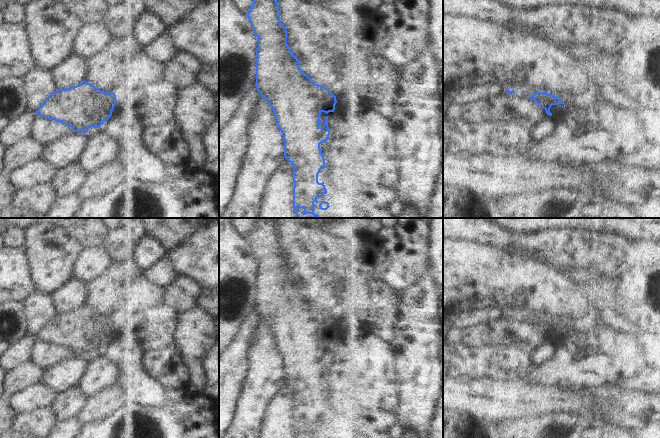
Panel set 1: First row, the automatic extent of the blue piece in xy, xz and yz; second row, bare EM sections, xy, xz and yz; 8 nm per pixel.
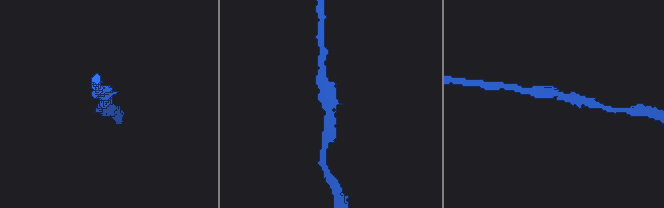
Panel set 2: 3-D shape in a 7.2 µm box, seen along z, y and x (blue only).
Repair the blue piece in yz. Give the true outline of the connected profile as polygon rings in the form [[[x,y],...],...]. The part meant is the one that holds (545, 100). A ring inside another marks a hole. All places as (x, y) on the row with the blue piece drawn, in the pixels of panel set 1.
[[[535,91],[534,94],[530,96],[530,98],[539,104],[549,116],[552,116],[552,113],[550,112],[552,105],[564,104],[564,102],[557,96],[553,96],[545,92]]]

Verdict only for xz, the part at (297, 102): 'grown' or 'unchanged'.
unchanged

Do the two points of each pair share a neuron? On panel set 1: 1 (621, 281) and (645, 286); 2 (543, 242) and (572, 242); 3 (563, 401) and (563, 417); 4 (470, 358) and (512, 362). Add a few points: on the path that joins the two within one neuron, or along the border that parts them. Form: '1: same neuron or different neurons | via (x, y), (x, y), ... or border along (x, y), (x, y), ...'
1: different neurons | border along (640, 263), (630, 275), (630, 307)
2: same neuron | via (550, 242), (565, 242)
3: different neurons | border along (586, 413), (554, 411), (540, 415)
4: same neuron | via (480, 361), (502, 362)

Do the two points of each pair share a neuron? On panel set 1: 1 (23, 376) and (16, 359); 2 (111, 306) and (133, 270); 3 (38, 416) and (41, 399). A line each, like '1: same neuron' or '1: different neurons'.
1: different neurons
2: same neuron
3: different neurons

